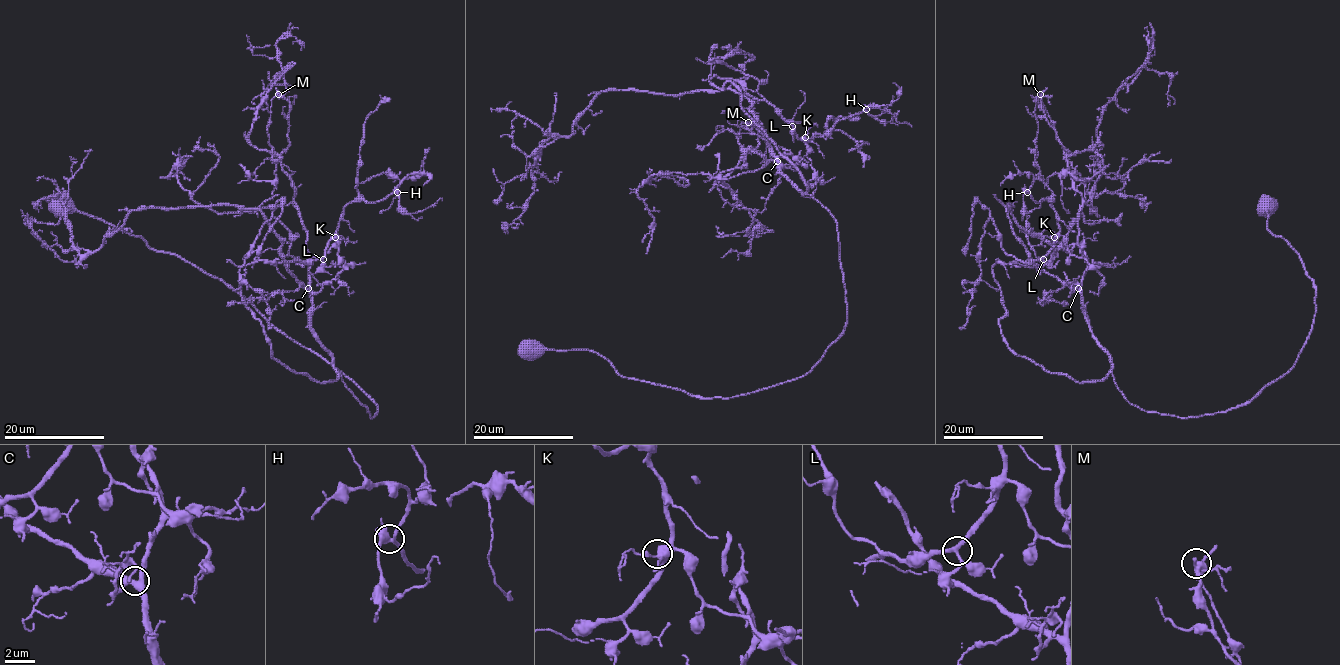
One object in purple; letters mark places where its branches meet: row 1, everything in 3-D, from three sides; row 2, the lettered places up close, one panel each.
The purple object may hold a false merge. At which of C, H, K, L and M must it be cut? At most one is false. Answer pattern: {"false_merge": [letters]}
{"false_merge": ["M"]}

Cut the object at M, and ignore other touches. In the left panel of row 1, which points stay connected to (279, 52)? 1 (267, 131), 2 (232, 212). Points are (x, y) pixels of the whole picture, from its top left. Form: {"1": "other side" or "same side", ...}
{"1": "other side", "2": "same side"}

